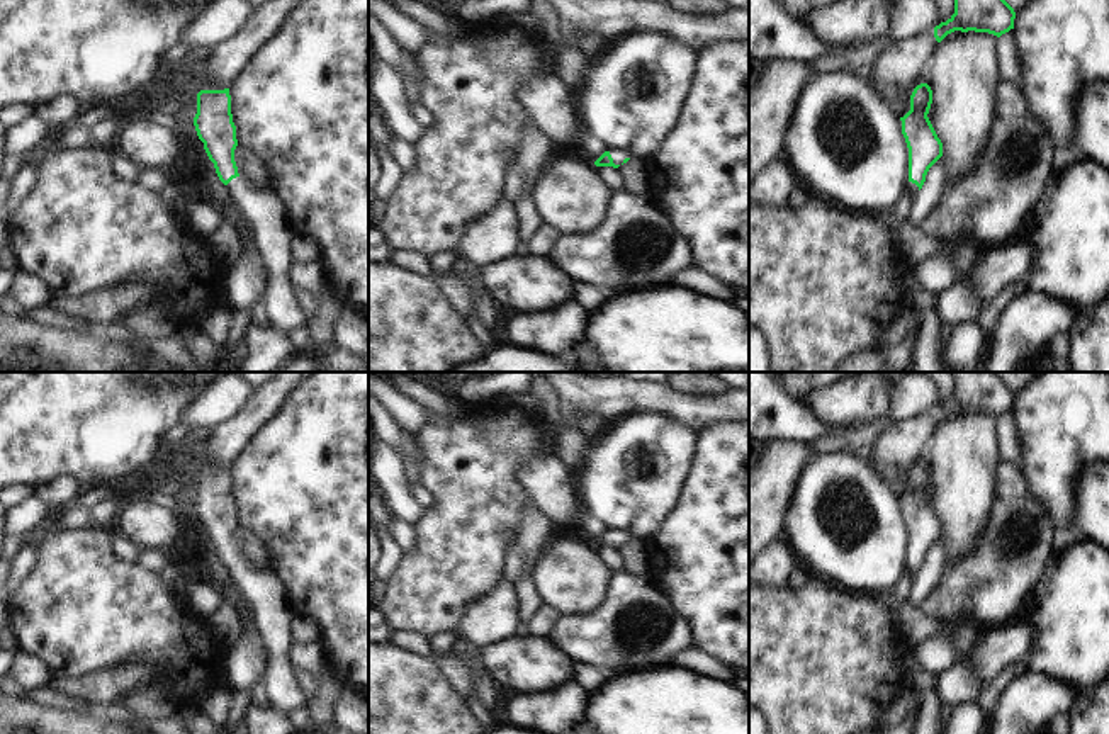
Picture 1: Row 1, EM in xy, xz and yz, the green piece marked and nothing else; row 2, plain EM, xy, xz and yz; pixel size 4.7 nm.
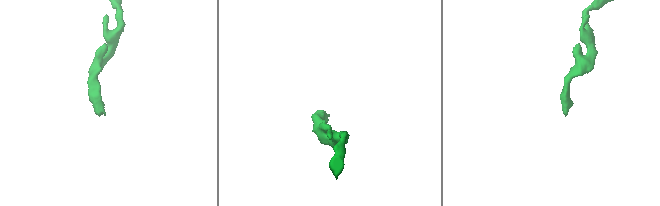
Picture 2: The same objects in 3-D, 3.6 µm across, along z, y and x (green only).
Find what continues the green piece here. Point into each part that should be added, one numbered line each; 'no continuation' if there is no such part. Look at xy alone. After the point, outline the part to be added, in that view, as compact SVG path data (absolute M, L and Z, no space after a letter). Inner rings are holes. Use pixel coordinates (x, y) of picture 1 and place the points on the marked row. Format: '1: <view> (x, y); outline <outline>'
1: xy (265, 216); outline M239 177L233 178L226 189L236 211L251 228L253 245L268 274L268 287L263 296L263 314L268 326L284 335L299 330L304 316L285 275L292 262L290 240L294 236L284 207L272 190L253 189Z

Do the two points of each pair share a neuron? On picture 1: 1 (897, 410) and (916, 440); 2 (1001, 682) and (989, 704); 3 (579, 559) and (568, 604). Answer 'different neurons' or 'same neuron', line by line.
1: different neurons
2: same neuron
3: same neuron

